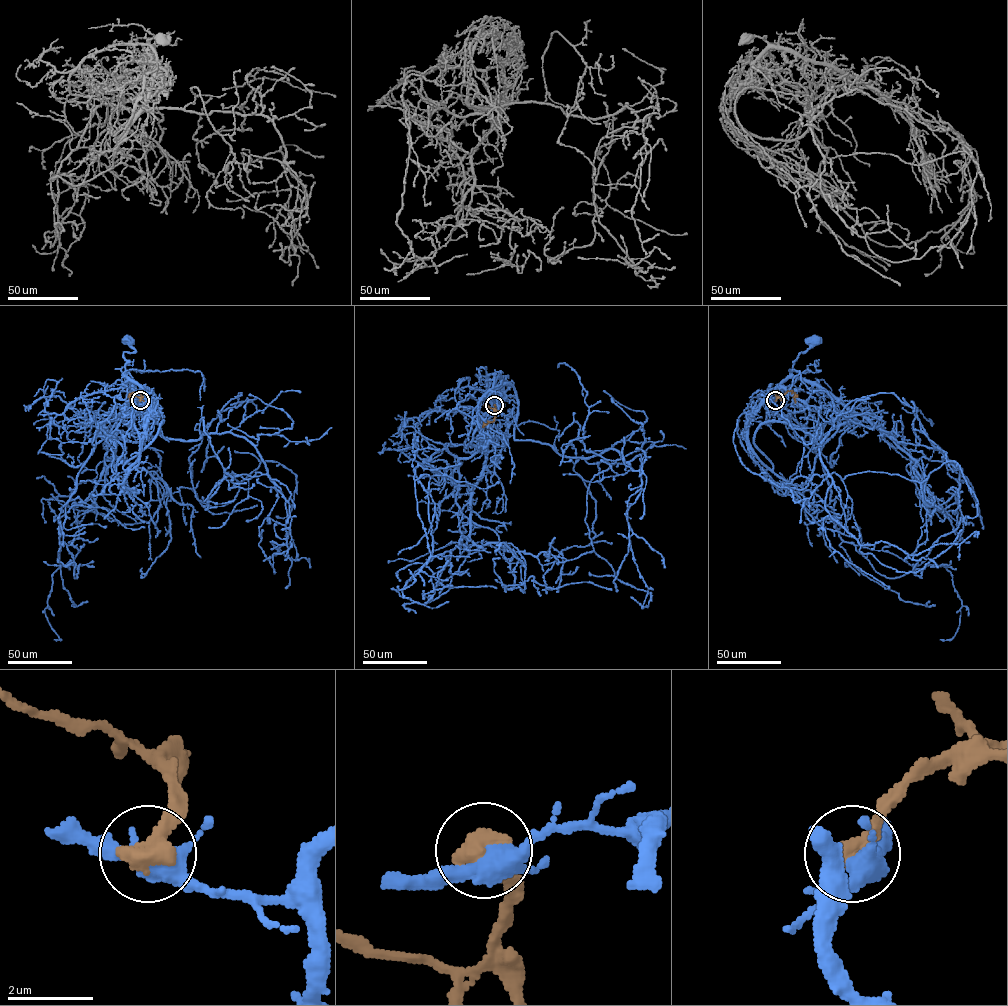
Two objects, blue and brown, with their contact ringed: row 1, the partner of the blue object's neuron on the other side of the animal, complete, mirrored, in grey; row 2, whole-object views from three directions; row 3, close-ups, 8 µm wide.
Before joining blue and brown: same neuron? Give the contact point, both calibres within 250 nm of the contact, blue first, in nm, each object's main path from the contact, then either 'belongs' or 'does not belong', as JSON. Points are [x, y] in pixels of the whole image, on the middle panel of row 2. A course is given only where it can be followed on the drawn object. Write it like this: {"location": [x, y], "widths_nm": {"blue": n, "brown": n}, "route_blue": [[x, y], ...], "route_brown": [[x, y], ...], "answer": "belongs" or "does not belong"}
{"location": [494, 405], "widths_nm": {"blue": 440, "brown": 600}, "route_blue": [[494, 405], [506, 396], [503, 394], [480, 421], [483, 423], [478, 430], [489, 435], [483, 443]], "route_brown": [[494, 405], [493, 420], [486, 424]], "answer": "does not belong"}

